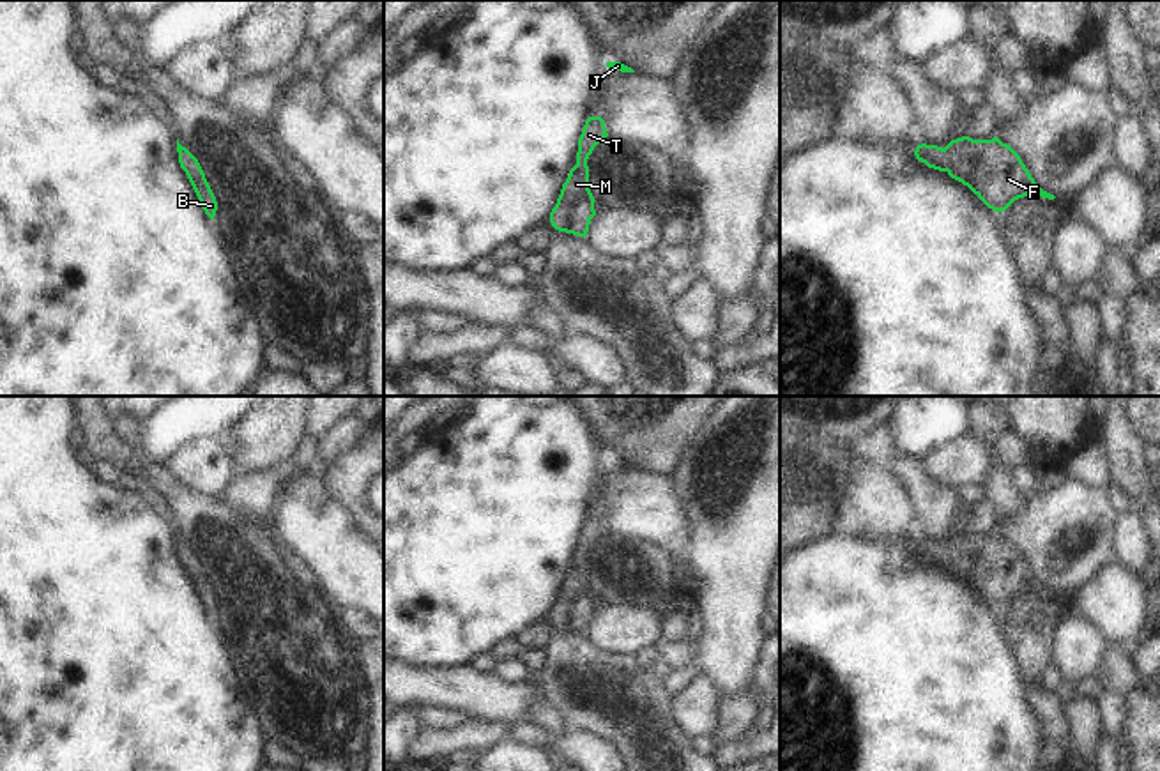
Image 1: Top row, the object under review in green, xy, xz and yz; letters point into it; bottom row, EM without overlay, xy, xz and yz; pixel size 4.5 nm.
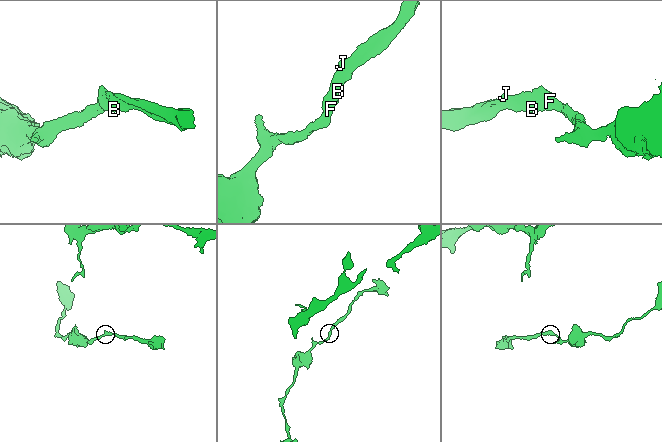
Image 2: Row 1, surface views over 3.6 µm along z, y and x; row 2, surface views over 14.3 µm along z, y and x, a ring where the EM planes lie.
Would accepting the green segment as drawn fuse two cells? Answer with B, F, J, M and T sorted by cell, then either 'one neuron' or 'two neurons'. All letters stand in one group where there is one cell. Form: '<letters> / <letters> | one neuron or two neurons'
B F J M T | one neuron

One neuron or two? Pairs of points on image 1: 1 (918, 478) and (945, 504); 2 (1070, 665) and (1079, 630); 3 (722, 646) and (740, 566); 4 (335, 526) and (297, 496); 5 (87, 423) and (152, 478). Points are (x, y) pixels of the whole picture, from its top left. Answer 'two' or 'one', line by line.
1: one
2: one
3: one
4: one
5: one

